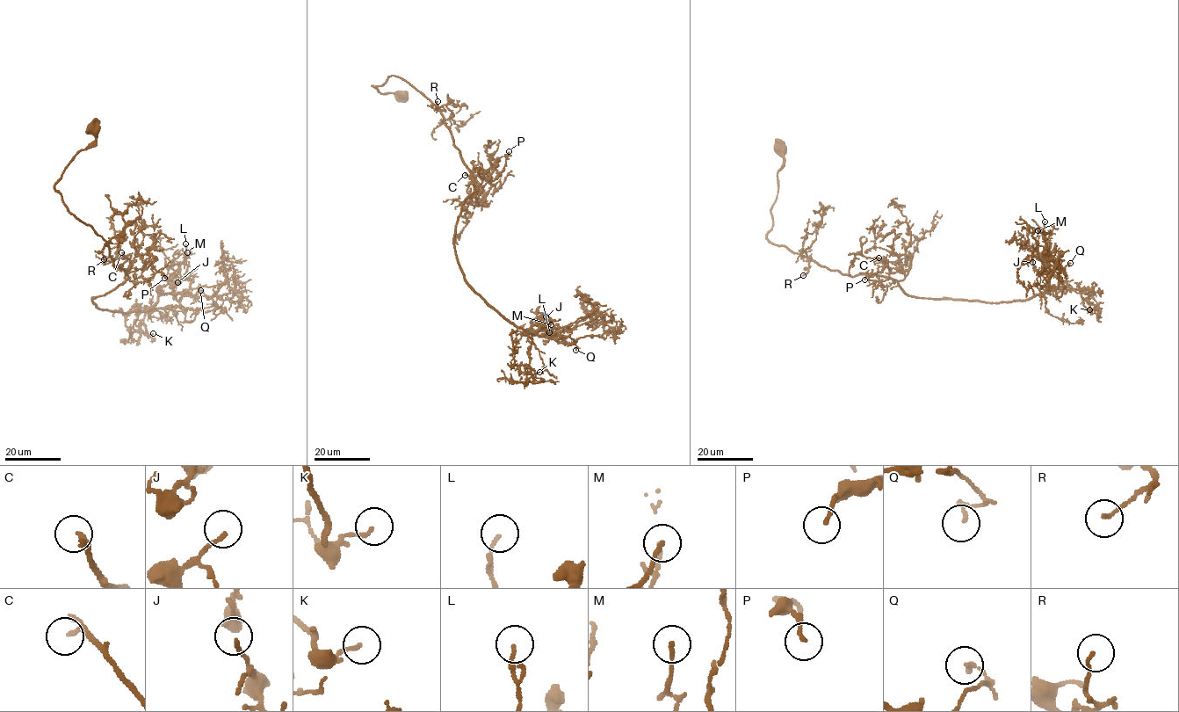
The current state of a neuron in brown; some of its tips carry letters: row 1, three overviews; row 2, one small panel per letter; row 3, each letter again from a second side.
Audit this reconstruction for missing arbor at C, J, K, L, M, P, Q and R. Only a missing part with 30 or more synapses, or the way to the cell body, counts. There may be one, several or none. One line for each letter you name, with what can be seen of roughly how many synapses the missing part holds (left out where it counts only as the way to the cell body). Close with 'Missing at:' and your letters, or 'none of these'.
C: 160 synapses
Missing at: C

